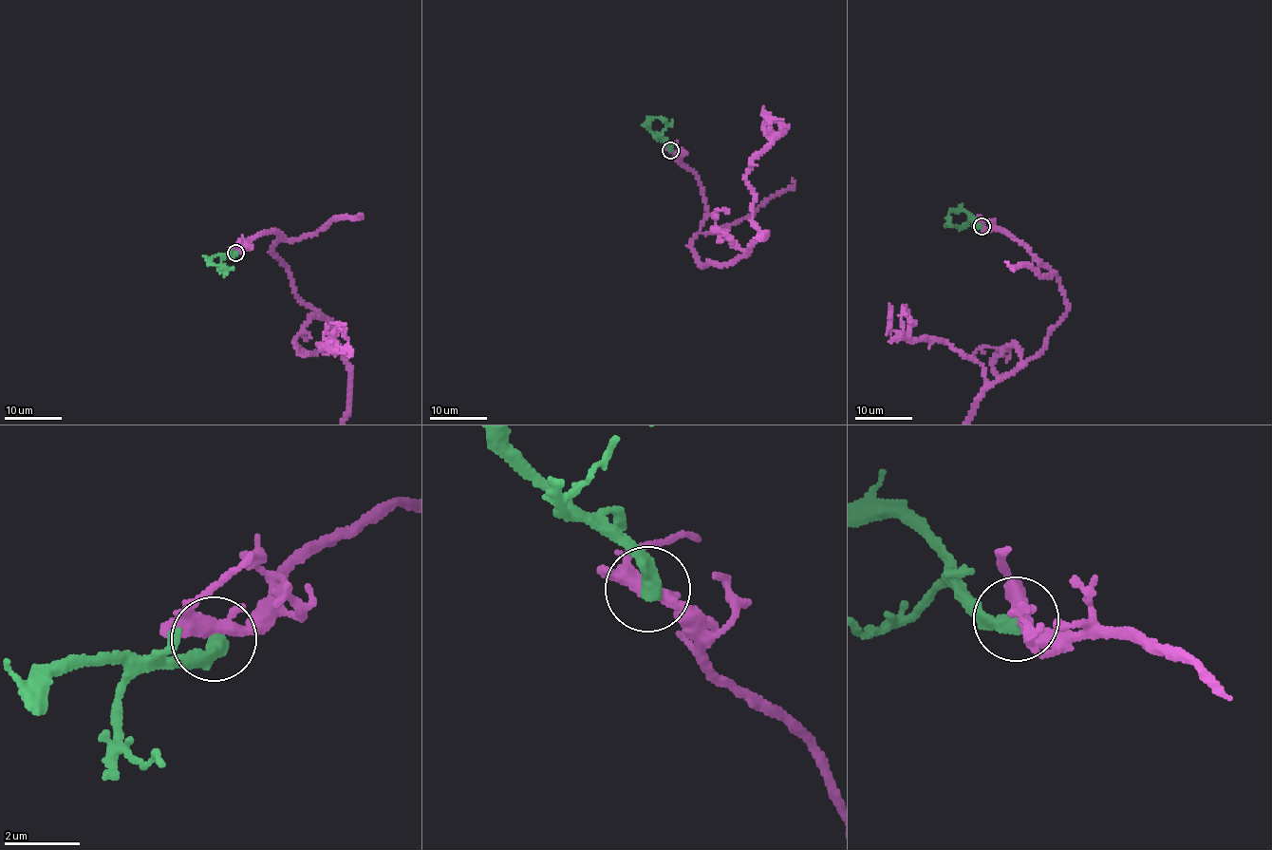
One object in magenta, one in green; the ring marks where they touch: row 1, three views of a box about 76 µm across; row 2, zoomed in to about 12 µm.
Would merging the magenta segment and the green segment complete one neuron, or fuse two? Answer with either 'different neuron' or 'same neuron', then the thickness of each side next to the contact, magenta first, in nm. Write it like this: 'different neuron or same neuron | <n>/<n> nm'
different neuron | 320/400 nm

